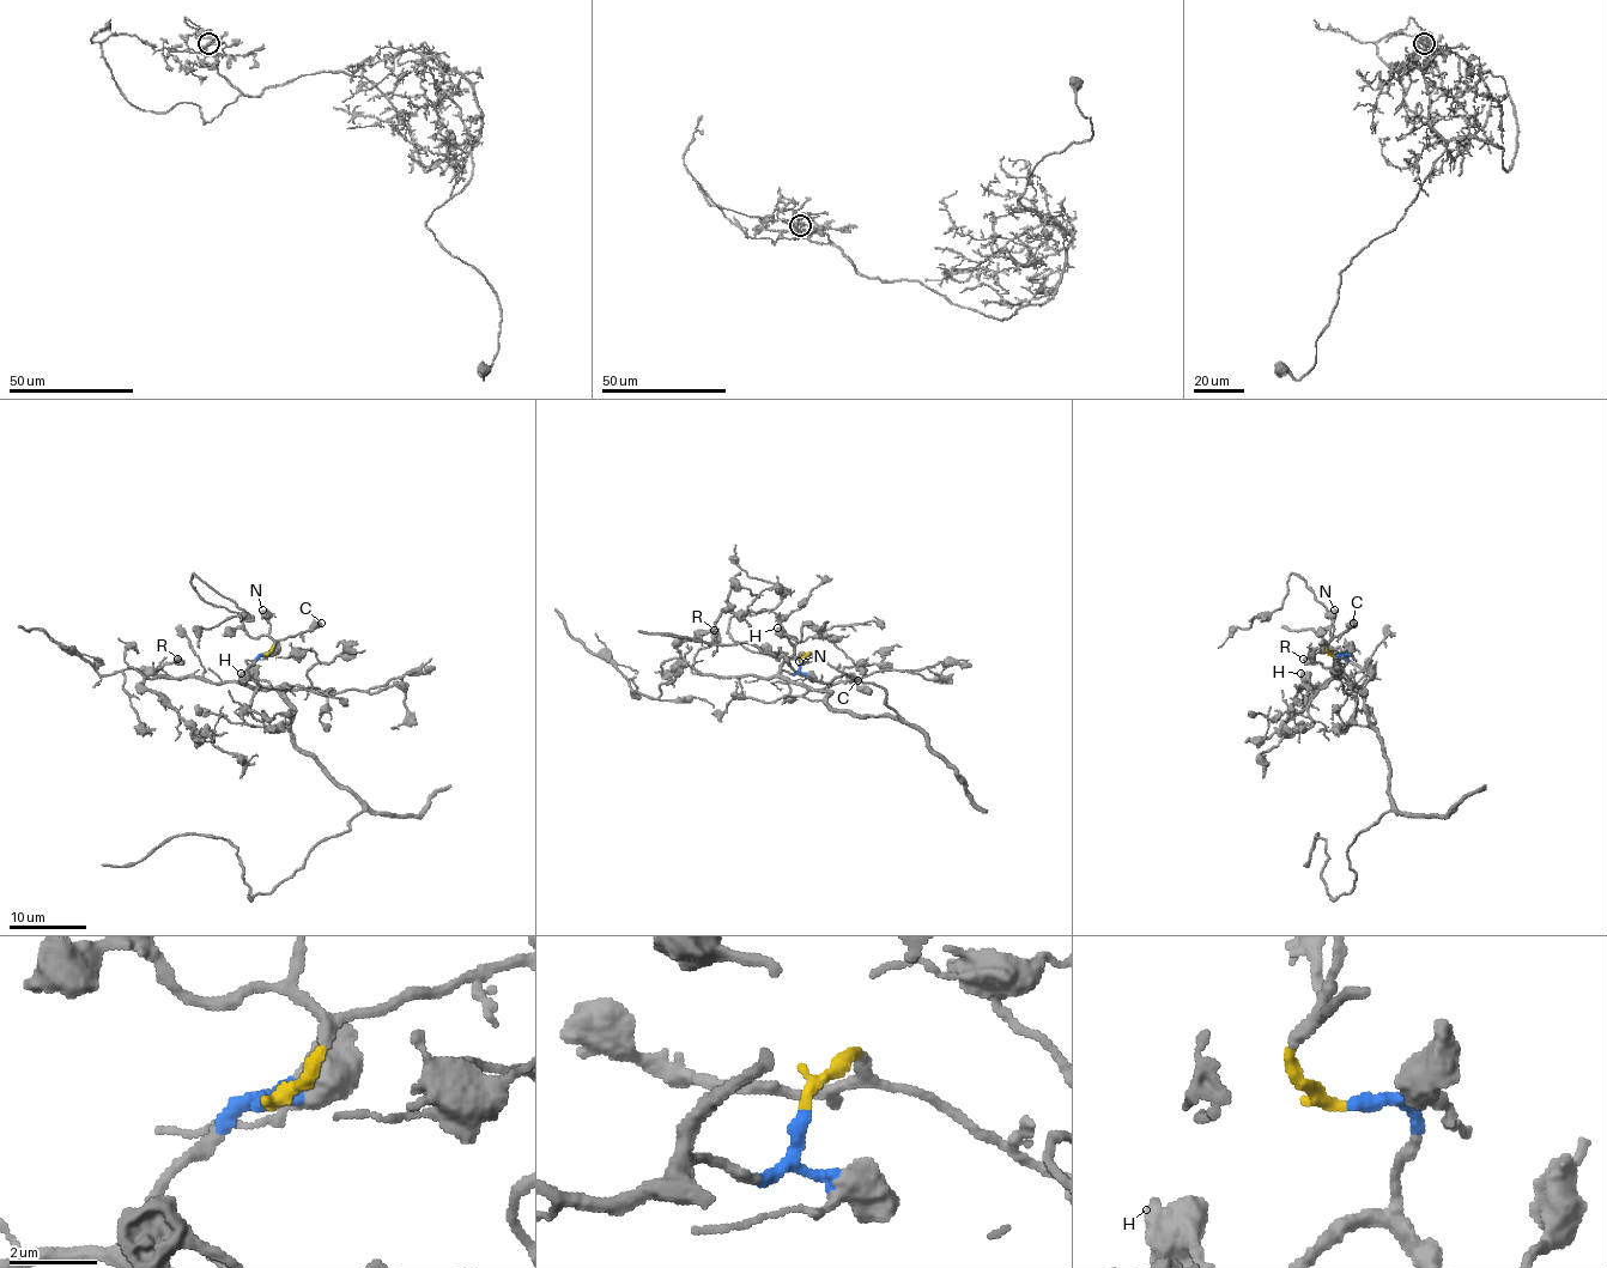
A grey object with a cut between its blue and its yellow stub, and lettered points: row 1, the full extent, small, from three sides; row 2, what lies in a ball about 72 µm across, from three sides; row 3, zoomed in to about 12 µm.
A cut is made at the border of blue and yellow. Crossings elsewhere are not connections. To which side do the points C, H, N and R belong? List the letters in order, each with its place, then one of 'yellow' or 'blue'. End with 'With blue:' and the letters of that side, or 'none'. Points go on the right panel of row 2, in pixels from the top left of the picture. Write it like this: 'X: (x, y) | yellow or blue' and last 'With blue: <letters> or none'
C: (1353, 623) | yellow
H: (1301, 673) | blue
N: (1334, 610) | yellow
R: (1303, 659) | blue
With blue: H, R

